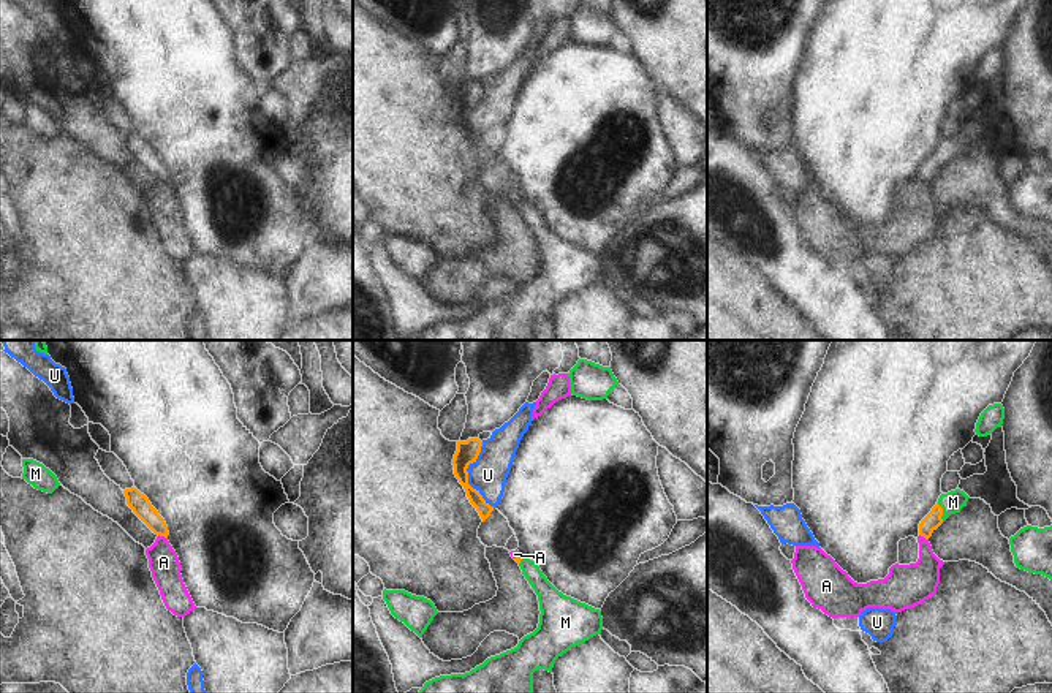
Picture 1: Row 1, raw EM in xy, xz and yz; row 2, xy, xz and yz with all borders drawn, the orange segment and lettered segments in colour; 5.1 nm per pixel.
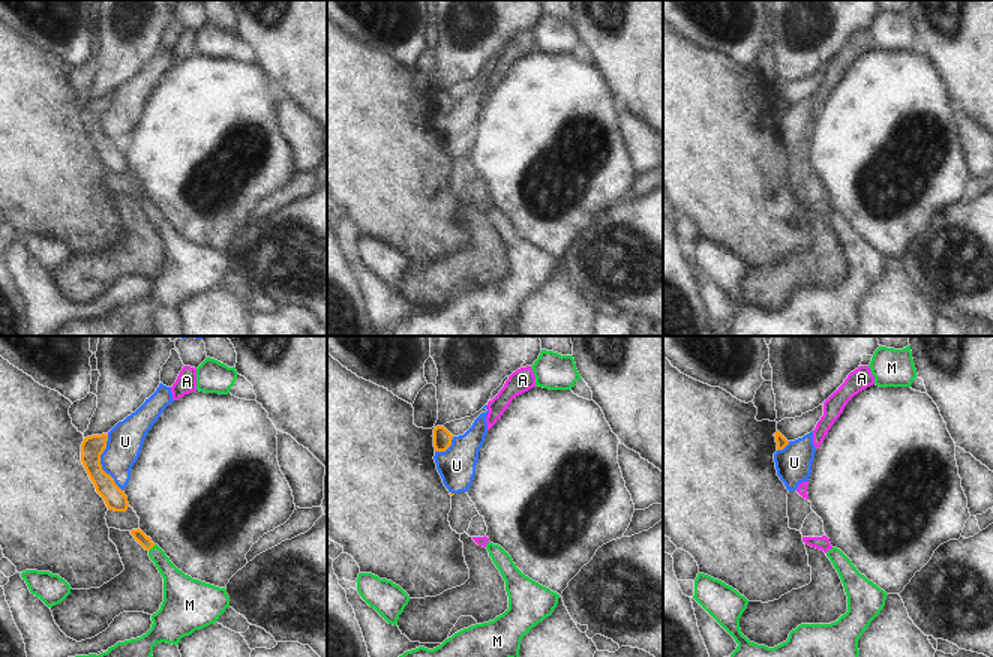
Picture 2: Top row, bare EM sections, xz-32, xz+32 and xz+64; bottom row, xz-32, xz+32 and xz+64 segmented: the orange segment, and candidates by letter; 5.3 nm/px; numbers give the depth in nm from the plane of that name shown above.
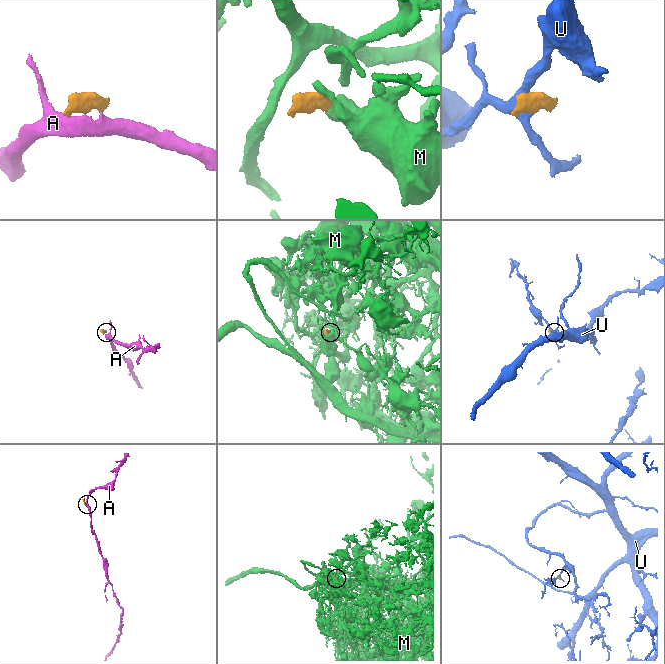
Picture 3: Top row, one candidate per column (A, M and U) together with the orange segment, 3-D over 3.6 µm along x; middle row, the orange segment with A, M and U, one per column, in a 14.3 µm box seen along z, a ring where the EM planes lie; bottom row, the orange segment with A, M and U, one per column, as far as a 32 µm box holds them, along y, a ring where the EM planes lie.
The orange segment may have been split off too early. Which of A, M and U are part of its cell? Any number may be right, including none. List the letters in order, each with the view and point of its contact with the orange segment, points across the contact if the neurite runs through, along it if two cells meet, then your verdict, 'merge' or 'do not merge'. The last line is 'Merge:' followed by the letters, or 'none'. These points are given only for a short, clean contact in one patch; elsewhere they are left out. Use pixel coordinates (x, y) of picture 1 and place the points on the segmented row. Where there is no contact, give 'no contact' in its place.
A: meets orange in xy at (163, 535); border along xy (158, 533), (166, 538); do not merge
M: meets orange in yz at (942, 511); runs through yz (932, 521), (942, 511), (953, 502); merge
U: meets orange in xz at (467, 475); do not merge
Merge: M

